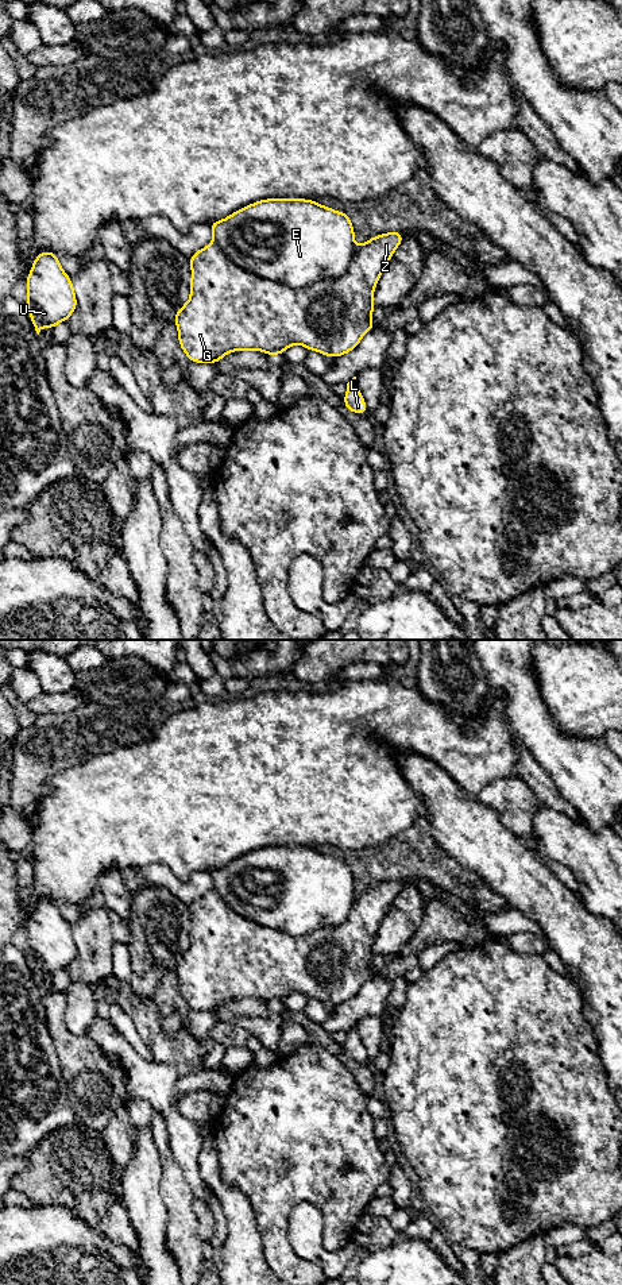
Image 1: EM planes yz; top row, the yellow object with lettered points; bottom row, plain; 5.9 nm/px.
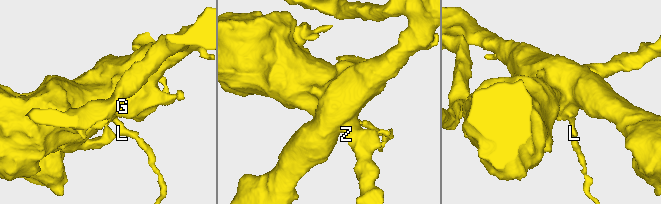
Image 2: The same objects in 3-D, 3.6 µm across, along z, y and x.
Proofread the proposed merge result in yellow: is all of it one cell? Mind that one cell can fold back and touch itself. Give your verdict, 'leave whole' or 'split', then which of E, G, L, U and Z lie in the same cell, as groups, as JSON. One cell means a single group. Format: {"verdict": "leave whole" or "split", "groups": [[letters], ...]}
{"verdict": "split", "groups": [["E", "L", "U"], ["G", "Z"]]}

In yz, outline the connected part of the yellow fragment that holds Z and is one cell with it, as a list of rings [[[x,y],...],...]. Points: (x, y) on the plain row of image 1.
[[[398,879],[374,884],[356,896],[345,922],[302,937],[275,931],[243,918],[210,890],[189,904],[190,946],[173,964],[179,995],[190,1010],[202,1012],[219,1011],[233,999],[282,1003],[294,992],[329,1006],[349,1002],[375,976],[374,938],[402,888],[403,881]]]

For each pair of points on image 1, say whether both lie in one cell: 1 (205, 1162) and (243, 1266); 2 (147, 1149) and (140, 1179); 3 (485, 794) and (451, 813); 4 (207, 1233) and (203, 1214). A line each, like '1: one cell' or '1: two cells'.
1: one cell
2: one cell
3: two cells
4: one cell

